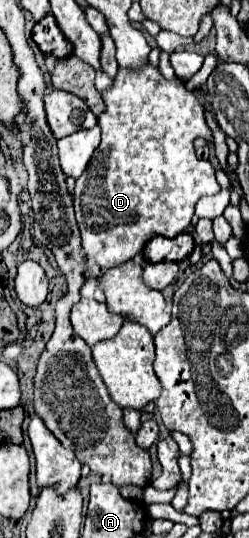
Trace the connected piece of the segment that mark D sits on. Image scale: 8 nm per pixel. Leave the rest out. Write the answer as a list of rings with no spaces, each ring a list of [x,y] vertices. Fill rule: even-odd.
[[[152,64],[142,66],[142,70],[126,70],[120,66],[114,84],[102,92],[102,98],[106,104],[102,116],[98,116],[102,142],[94,152],[94,158],[90,160],[84,174],[76,180],[74,208],[86,258],[106,270],[120,266],[126,260],[140,254],[148,240],[152,240],[152,236],[174,238],[186,232],[194,216],[194,206],[198,218],[212,220],[220,216],[224,208],[230,204],[230,178],[222,169],[217,170],[214,176],[212,164],[208,160],[196,158],[194,154],[194,138],[202,137],[213,145],[213,136],[204,120],[204,108],[182,80],[166,80],[160,74],[160,70]]]

